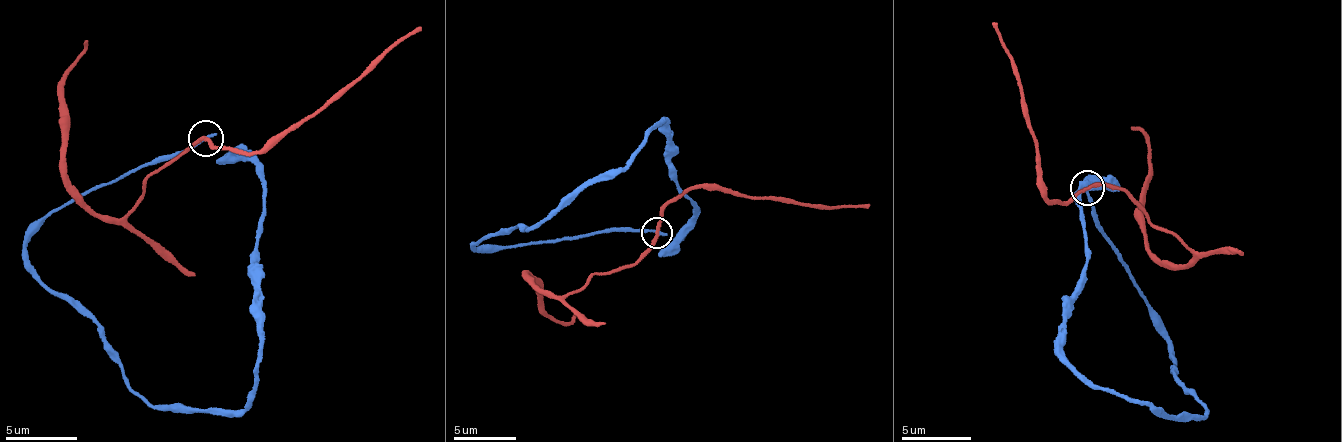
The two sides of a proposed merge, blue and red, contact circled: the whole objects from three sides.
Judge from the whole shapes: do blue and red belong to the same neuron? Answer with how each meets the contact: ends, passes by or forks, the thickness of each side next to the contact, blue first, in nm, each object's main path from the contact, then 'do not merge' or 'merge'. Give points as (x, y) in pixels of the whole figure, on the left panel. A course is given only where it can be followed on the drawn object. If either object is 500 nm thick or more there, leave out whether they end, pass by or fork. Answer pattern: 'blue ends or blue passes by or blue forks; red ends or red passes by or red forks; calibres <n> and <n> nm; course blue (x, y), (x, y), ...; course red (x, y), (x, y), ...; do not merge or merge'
blue ends; red passes by; calibres 240 and 240 nm; course blue (205, 138), (50, 210), (26, 247), (154, 406), (240, 410), (260, 346), (261, 171), (216, 160); course red (205, 138), (152, 170), (129, 212), (112, 218), (95, 213), (68, 180), (65, 161), (62, 74), (87, 41); do not merge

